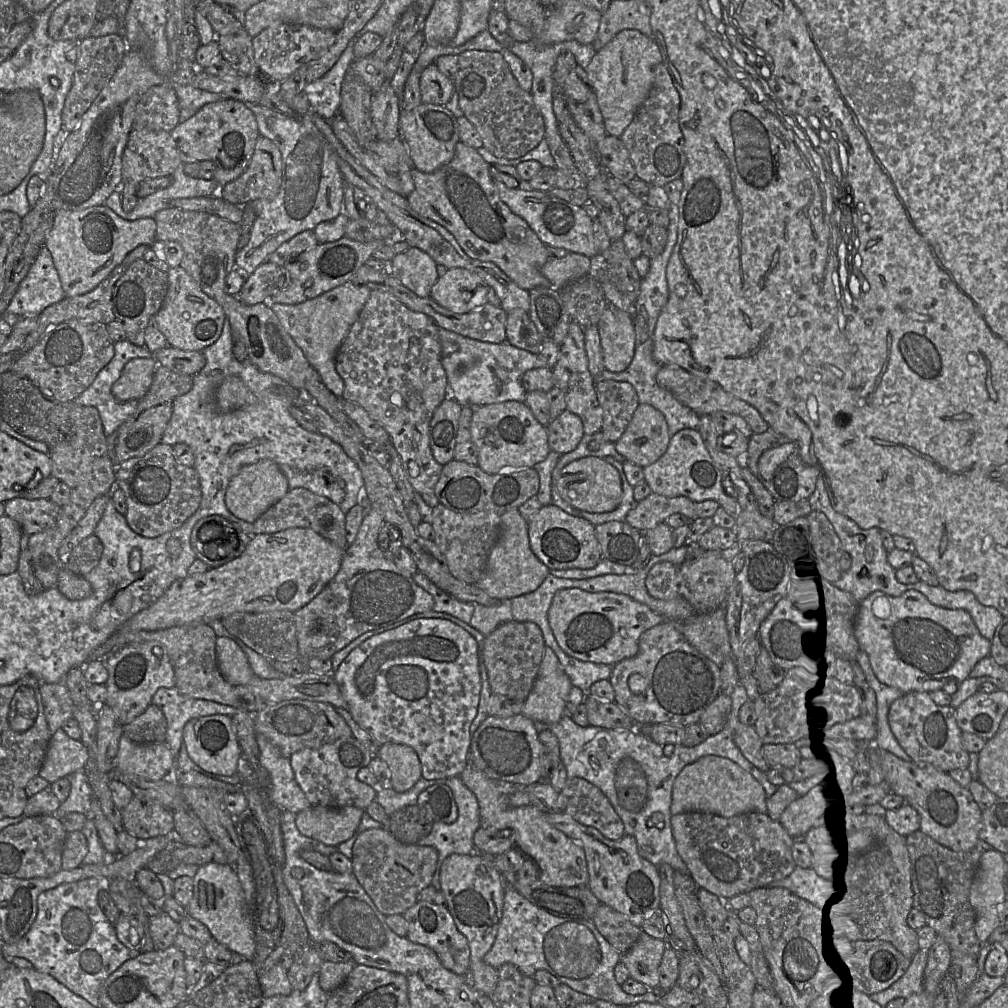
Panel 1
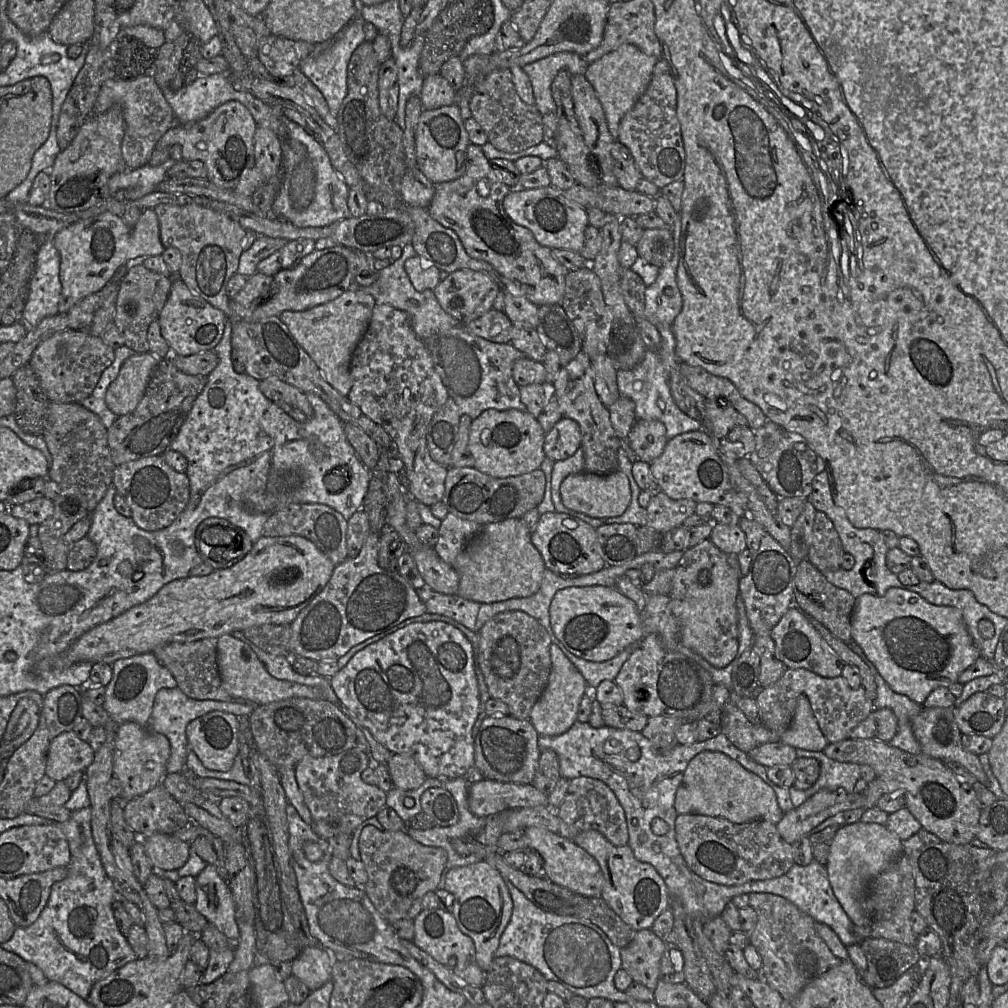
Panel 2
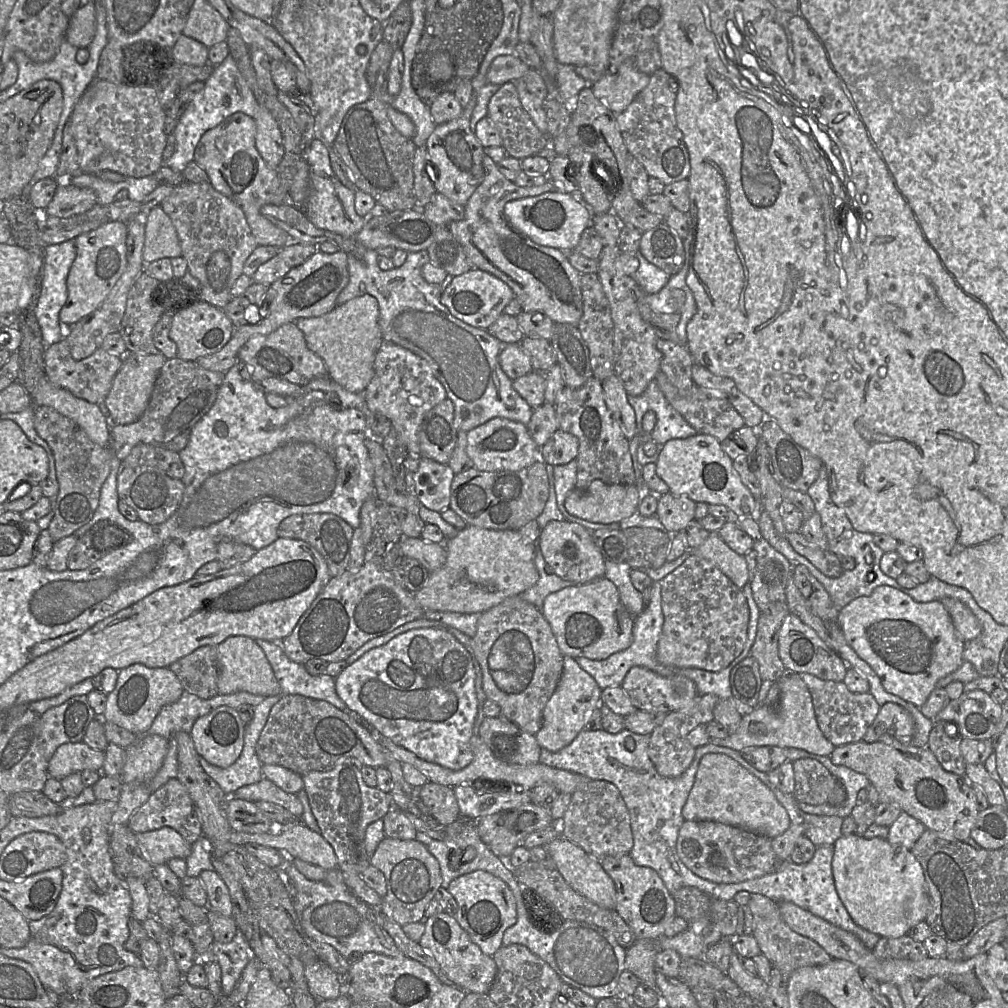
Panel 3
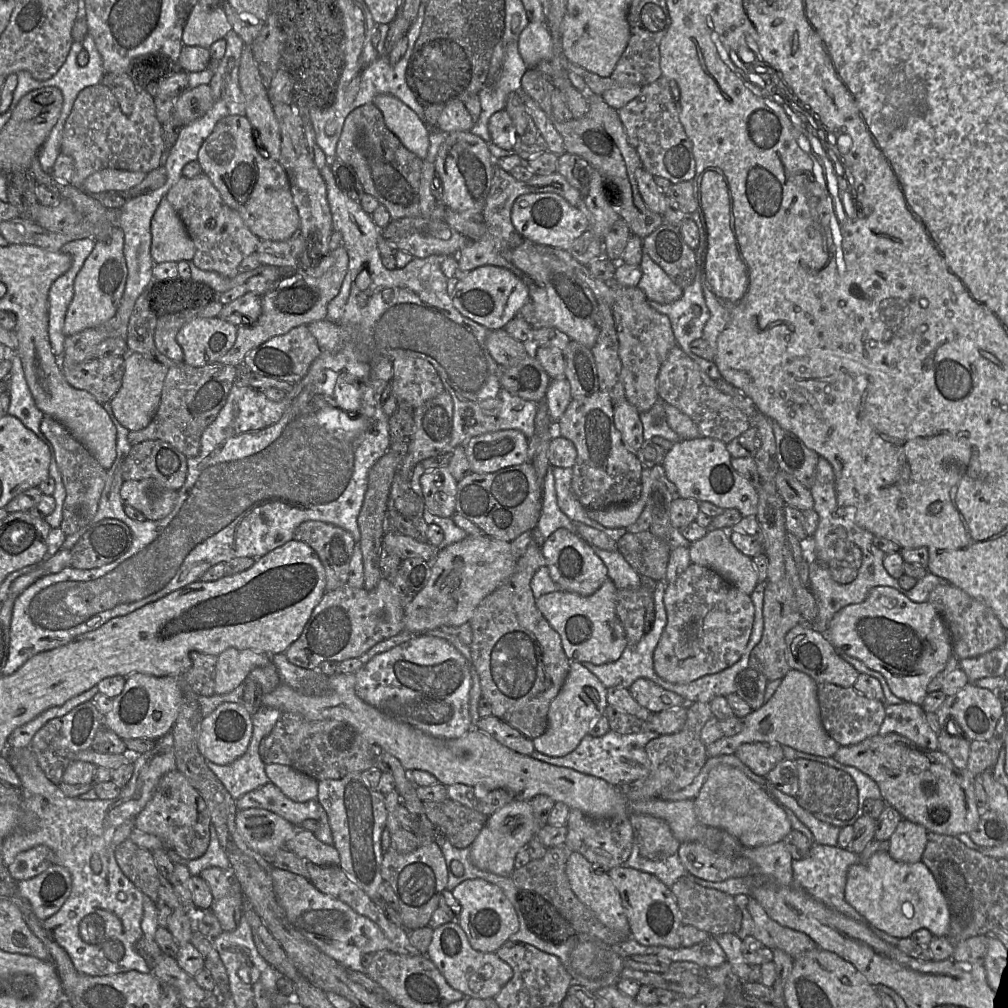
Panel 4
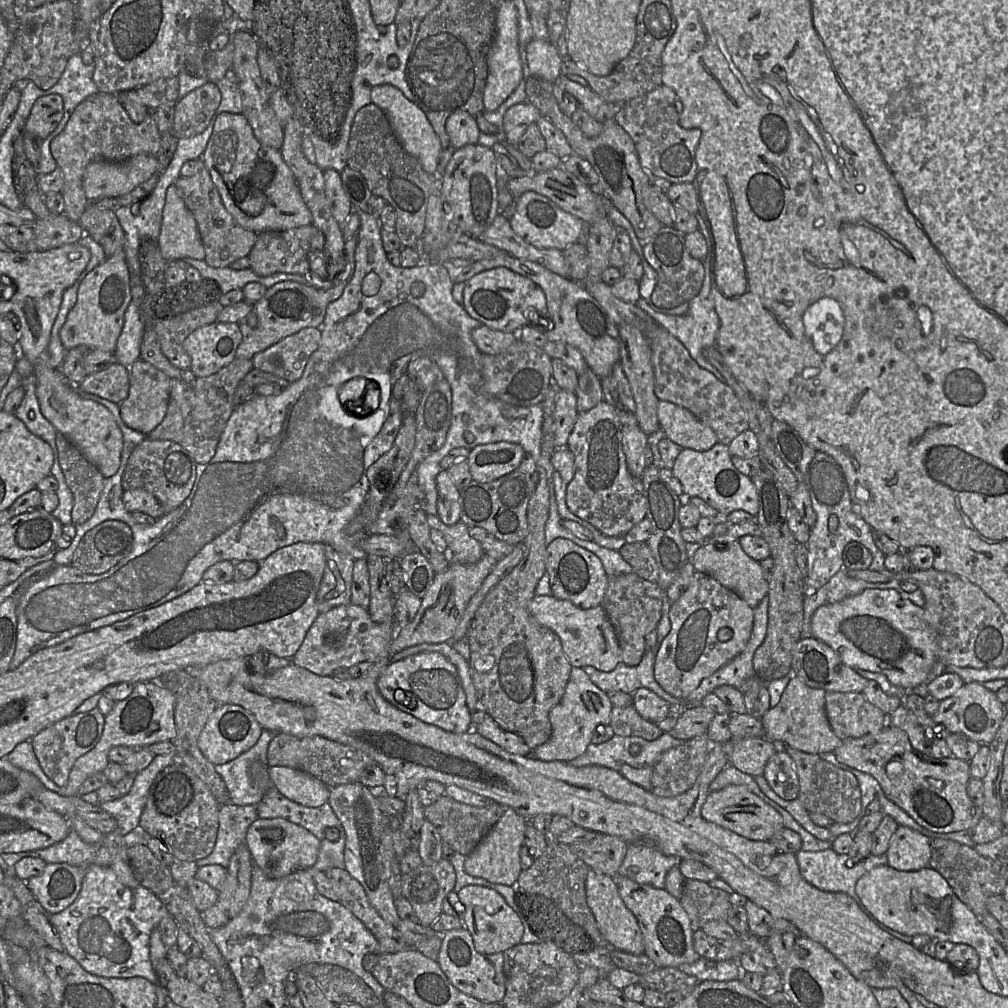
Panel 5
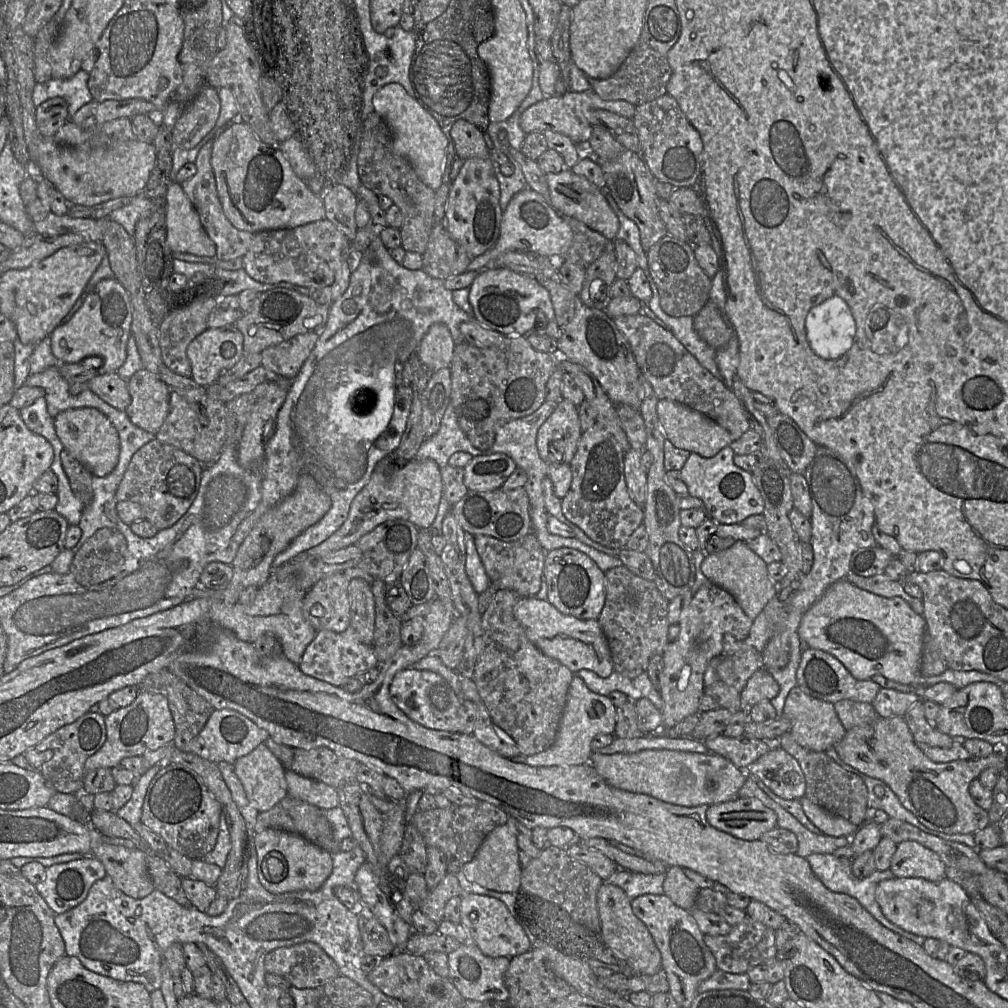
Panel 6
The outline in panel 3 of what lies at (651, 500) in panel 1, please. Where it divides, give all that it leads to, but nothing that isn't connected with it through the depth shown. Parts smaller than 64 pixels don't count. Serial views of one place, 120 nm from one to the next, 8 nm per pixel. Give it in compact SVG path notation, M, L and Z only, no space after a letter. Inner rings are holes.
M666 493L658 497L656 516L669 534L676 534L695 520L696 503L687 496Z

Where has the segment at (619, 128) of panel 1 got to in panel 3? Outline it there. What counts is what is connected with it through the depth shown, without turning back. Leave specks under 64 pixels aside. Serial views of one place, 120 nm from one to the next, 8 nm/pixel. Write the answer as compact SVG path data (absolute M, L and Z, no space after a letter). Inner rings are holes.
M624 61L616 73L606 72L590 85L594 95L615 114L624 111L649 83L650 76L640 72L631 61Z

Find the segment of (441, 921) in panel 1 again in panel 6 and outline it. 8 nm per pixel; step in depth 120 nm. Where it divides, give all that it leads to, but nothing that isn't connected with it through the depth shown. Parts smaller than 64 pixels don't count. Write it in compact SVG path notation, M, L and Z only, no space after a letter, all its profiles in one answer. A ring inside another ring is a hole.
M463 942L456 950L447 954L449 976L448 978L465 999L495 1004L507 1003L509 991L504 982L504 975L510 963L508 957L490 957L473 942Z

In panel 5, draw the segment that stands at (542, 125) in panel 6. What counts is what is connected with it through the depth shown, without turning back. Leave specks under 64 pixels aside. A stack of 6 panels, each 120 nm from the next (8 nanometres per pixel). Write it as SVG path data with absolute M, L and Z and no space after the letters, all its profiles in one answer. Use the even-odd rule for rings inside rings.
M529 102L511 106L503 118L506 141L509 144L517 145L528 126L536 124L541 117L541 112Z

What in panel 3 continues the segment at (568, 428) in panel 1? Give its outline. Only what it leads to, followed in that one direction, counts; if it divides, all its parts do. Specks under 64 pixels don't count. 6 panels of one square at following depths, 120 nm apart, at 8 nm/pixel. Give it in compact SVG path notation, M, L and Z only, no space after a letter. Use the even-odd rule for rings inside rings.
M557 429L539 449L539 458L552 466L564 465L577 457L578 446L573 434Z

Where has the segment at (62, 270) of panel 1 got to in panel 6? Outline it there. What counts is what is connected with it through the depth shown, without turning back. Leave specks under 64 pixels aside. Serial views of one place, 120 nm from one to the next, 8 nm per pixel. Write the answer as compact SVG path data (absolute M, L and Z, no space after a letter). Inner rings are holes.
M172 182L166 193L167 244L173 252L189 253L196 256L215 257L215 243L203 228L199 215L189 197L178 182ZM115 278L103 279L84 294L82 304L72 318L51 333L52 351L60 365L81 363L86 357L93 357L100 358L102 365L90 365L89 369L100 368L99 375L117 372L127 356L131 324L132 307L128 292Z

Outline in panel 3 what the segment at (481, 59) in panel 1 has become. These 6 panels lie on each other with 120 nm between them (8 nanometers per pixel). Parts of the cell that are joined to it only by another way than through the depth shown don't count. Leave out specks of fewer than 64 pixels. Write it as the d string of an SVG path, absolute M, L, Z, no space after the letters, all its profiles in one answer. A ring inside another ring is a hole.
M514 82L502 84L491 97L488 104L487 117L498 129L502 138L502 147L509 156L522 160L537 155L550 145L550 138L543 134L535 125L527 111L523 108Z

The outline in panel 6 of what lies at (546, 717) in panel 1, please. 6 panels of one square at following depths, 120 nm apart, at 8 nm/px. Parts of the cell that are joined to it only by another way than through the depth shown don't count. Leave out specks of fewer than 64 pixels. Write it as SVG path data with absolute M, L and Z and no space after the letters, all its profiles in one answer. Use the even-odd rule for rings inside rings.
M574 674L555 742L545 751L527 756L525 763L533 767L588 764L594 752L593 739L599 734L614 734L615 726L616 707L609 697L591 691L579 675Z

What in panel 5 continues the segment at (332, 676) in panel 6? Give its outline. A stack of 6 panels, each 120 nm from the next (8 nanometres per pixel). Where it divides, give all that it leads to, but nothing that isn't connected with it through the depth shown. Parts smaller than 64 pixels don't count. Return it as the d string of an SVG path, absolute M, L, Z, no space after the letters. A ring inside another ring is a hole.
M352 603L320 613L308 630L291 663L320 676L332 676L338 668L350 668L361 662L374 663L388 657L388 646L394 639L396 624L376 623L368 609Z

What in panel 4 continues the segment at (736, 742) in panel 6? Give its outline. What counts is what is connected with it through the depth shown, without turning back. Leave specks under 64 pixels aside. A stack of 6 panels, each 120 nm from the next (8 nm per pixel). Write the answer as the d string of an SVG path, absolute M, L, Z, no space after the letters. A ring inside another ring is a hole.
M744 743L737 748L734 754L753 773L763 777L785 759L782 745L778 743Z

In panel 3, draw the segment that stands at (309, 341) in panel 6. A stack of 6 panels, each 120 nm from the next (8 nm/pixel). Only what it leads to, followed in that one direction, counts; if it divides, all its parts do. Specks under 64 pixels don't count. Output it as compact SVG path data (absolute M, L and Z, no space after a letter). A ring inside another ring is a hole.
M294 322L284 324L268 335L252 337L241 347L238 358L250 368L251 380L277 378L305 386L313 379L328 376L324 361L308 348L303 332Z

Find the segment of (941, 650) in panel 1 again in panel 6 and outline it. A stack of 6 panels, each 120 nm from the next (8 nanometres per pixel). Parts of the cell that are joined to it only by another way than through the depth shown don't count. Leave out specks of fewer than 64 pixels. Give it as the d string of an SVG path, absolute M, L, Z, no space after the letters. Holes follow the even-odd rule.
M845 579L830 585L803 615L798 636L805 647L825 651L837 658L857 680L871 680L874 675L911 685L920 674L925 641L925 619L900 597L885 598L857 588Z

